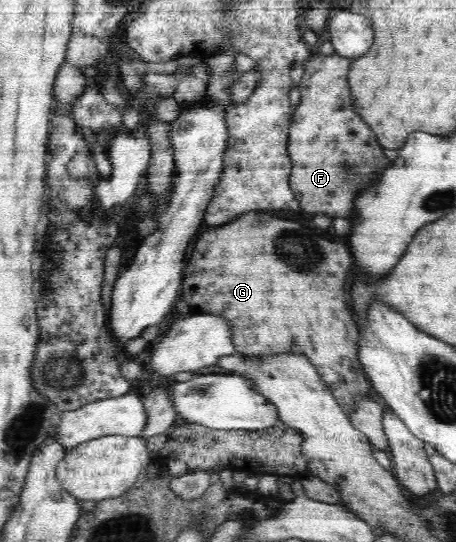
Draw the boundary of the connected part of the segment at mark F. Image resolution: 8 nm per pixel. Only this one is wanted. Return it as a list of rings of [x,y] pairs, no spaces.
[[[334,52],[329,56],[311,54],[304,62],[304,73],[298,87],[301,99],[291,112],[287,151],[292,165],[289,185],[300,204],[299,209],[308,214],[327,214],[332,218],[354,220],[356,196],[376,186],[382,172],[390,166],[384,150],[376,142],[376,136],[354,108],[354,98],[348,88],[348,73],[353,61]]]

